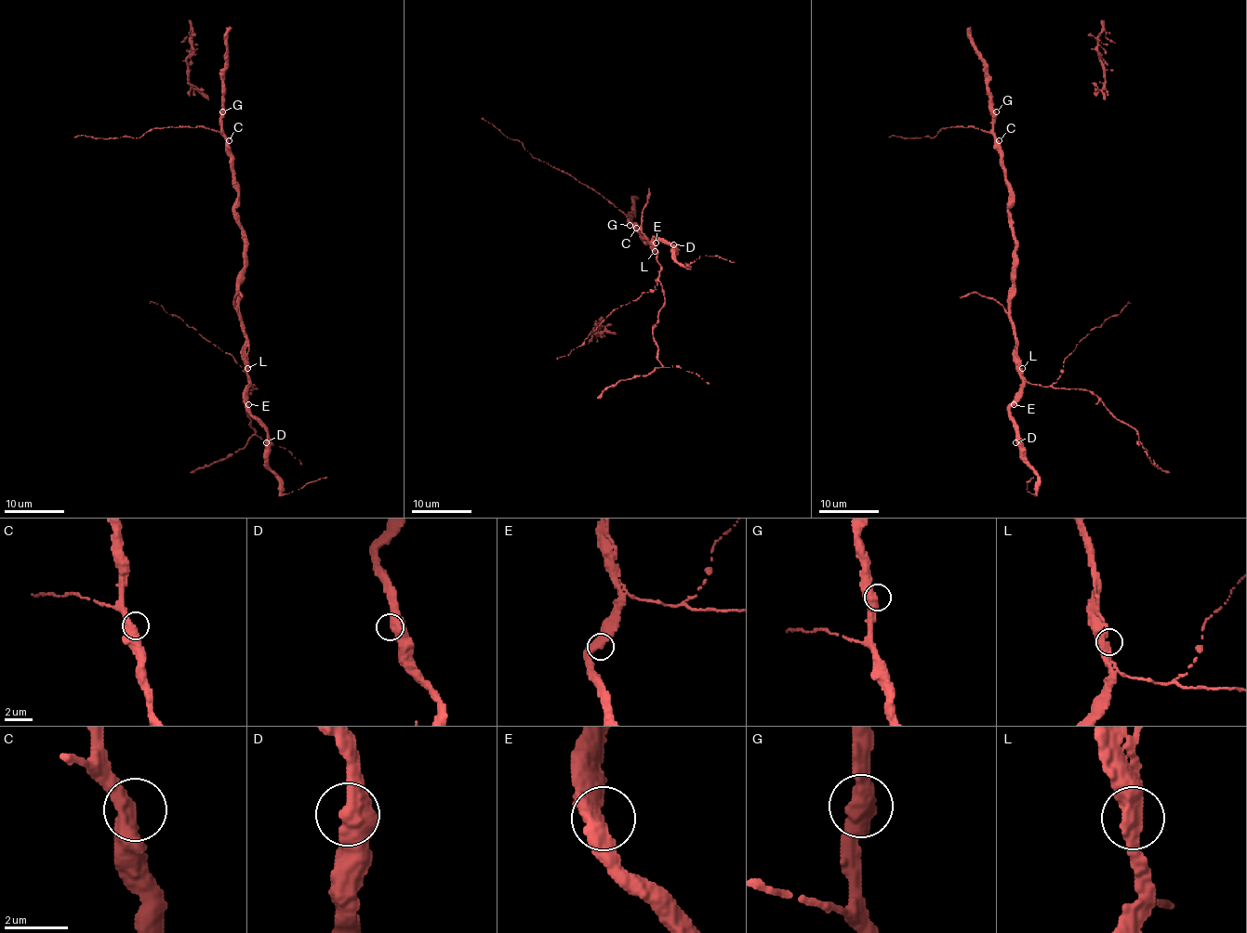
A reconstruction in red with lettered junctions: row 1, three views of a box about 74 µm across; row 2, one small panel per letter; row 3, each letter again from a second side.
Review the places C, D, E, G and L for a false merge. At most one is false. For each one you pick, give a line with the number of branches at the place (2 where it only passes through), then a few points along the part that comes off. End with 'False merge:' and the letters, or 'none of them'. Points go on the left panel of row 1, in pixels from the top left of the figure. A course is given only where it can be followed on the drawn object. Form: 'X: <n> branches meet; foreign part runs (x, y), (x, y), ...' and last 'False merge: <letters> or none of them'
False merge: none of them

